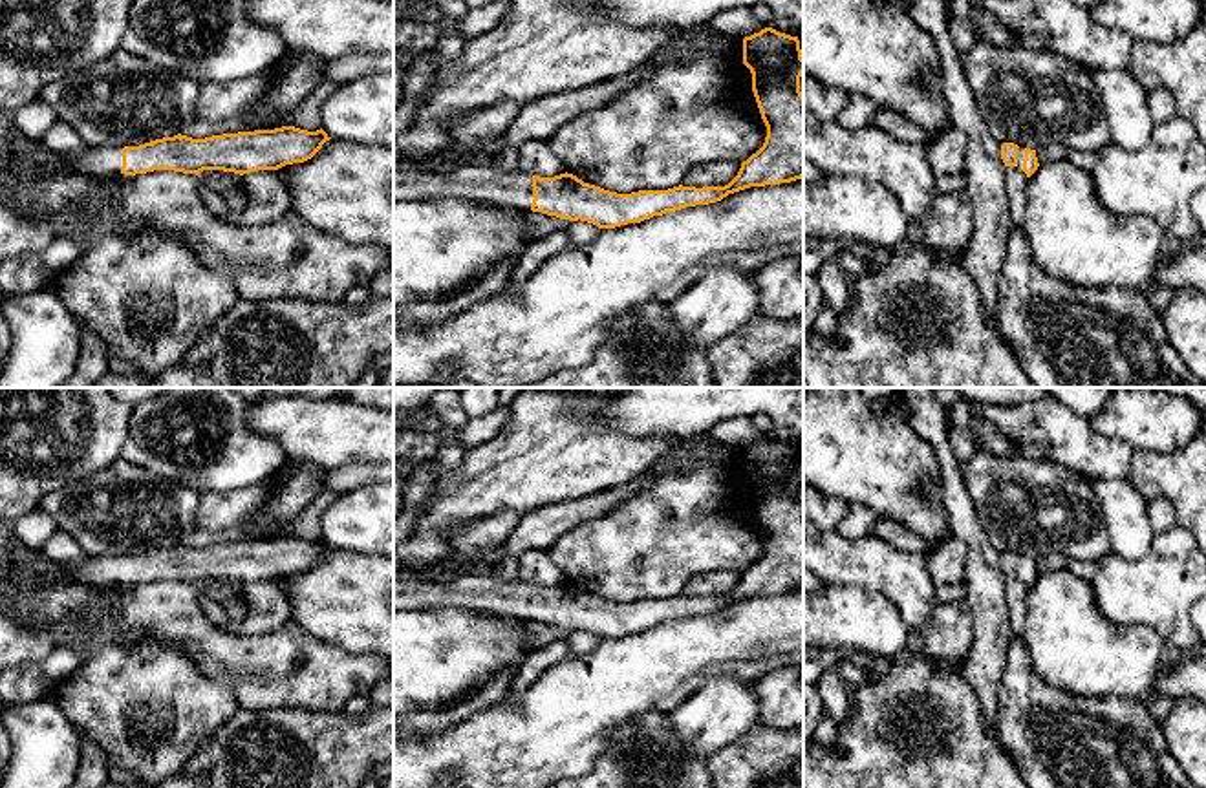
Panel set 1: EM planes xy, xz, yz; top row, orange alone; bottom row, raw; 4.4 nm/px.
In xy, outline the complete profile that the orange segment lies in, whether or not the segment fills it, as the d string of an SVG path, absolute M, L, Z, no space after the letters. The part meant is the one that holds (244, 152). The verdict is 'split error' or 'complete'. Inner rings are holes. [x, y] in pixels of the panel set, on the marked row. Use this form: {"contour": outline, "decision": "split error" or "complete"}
{"contour": "M295 126L223 133L205 139L178 133L139 146L88 146L77 154L48 150L44 163L0 155L0 170L18 174L24 179L35 179L53 172L135 176L154 170L174 170L196 176L203 170L223 170L243 176L304 163L329 139L331 137L322 128L307 132Z", "decision": "split error"}

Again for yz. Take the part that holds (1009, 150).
{"contour": "M1014 143L1001 144L1001 159L1005 166L1018 166L1027 174L1027 177L1030 177L1039 166L1036 150L1018 146Z", "decision": "split error"}

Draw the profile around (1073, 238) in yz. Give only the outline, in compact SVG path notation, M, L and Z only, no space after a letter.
M1067 157L1039 165L1028 177L1021 229L1049 276L1142 293L1153 289L1168 236L1153 219L1111 214L1094 196L1091 172Z

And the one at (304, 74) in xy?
M287 53L289 68L269 84L269 90L243 115L249 119L245 132L275 130L287 126L289 113L322 82L322 68L326 59L309 53Z

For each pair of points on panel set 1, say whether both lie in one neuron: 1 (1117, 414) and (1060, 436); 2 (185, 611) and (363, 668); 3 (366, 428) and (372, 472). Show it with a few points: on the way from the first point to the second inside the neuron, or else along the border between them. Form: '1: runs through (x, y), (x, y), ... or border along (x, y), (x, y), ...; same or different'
1: border along (1087, 419), (1097, 432), (1128, 443); different
2: runs through (227, 655), (258, 670), (319, 677); same
3: border along (374, 463), (352, 463), (328, 470); different

